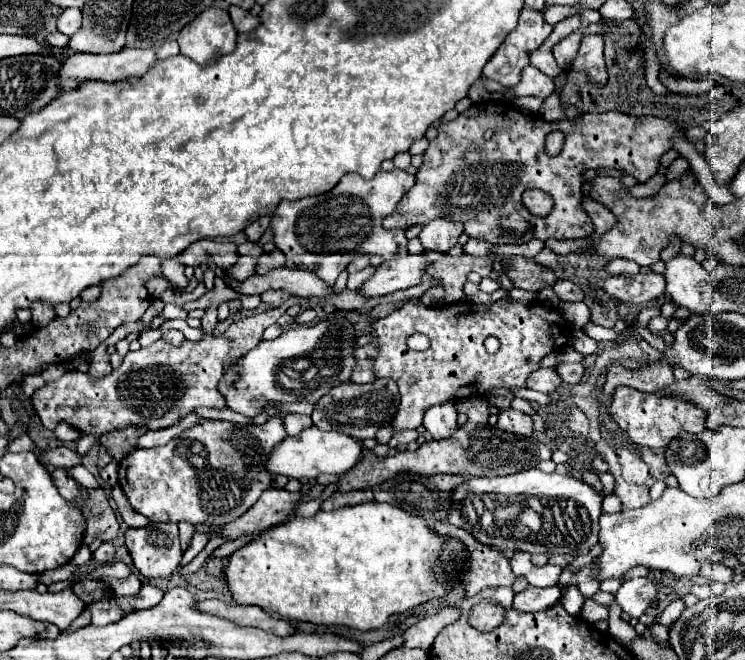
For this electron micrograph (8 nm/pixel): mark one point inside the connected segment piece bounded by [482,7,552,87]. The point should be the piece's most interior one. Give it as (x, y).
(505, 67)

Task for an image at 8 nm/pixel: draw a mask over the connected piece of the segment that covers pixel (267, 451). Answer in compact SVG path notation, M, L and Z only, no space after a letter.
M282 415L268 417L264 425L206 419L162 447L134 449L120 461L120 487L134 511L156 523L230 523L244 515L258 501L262 491L272 487L274 475L266 469L266 461L272 455L272 449L286 437L282 421Z

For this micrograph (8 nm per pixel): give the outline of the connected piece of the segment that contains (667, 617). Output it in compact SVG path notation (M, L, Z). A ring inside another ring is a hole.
M676 599L676 601L672 601L672 603L662 611L662 615L658 617L658 623L670 627L670 625L680 617L682 611L684 611L684 603L682 603L680 599Z

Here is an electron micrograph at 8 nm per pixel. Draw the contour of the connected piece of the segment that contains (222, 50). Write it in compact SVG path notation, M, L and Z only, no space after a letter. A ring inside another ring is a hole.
M208 7L180 31L178 45L182 55L198 65L208 65L210 61L232 53L236 49L236 39L238 31L234 29L228 11Z

